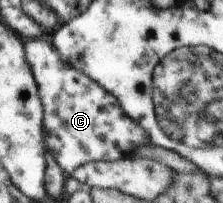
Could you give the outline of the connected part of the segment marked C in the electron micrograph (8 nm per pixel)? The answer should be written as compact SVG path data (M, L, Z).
M49 36L25 40L26 54L44 103L46 149L67 175L89 162L132 157L136 148L152 145L147 131L126 115L119 100L84 71L63 61Z

